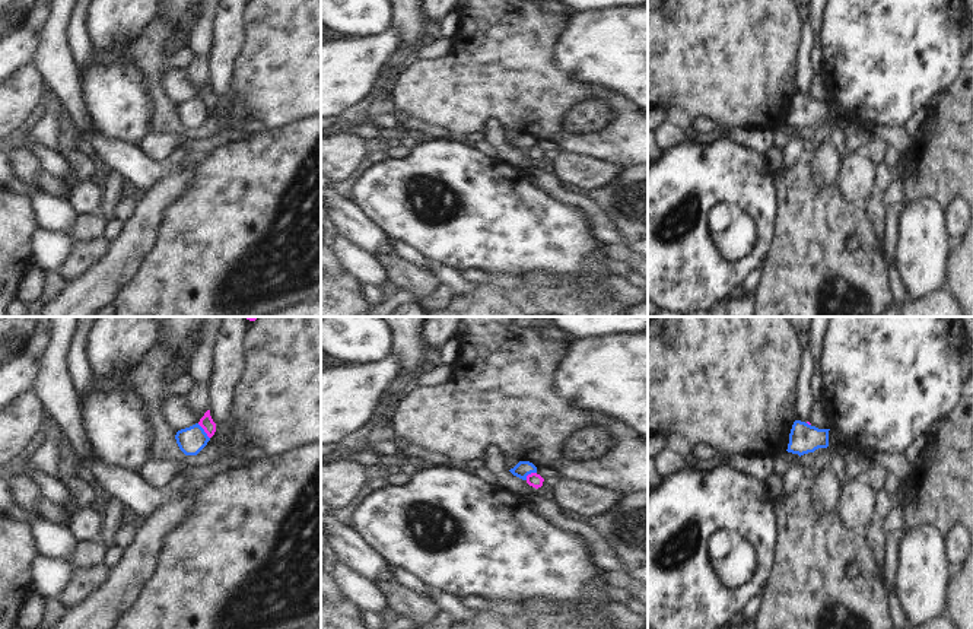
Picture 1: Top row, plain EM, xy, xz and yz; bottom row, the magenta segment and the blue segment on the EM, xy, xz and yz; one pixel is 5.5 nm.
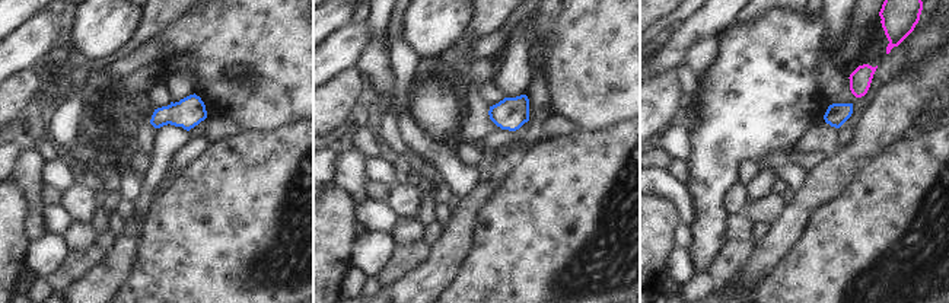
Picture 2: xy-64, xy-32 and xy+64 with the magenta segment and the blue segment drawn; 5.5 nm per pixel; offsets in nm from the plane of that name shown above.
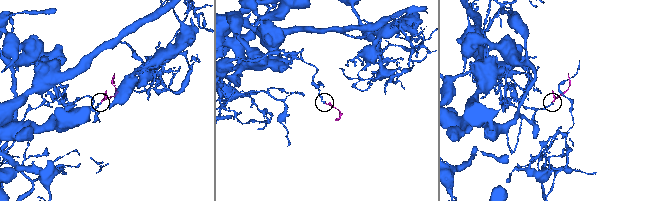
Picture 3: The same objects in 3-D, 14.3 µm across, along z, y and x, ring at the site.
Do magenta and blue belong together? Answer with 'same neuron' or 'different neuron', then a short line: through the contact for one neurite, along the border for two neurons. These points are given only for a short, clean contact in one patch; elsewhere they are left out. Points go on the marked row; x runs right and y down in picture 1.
different neuron; line xy (197, 423), (209, 438)

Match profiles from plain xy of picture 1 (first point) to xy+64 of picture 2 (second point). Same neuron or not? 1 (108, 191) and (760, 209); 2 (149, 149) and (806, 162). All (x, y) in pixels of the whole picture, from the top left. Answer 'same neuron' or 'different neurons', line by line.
1: different neurons
2: different neurons

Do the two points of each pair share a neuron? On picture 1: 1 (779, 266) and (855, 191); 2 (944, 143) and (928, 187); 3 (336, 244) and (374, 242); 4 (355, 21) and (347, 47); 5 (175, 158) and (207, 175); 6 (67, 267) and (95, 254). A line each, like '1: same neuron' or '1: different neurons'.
1: different neurons
2: same neuron
3: different neurons
4: different neurons
5: different neurons
6: same neuron

